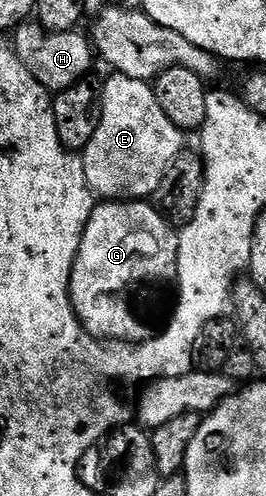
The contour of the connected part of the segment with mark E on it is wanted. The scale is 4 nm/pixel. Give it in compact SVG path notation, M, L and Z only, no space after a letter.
M118 72L111 74L108 82L103 82L100 91L100 122L98 131L94 131L94 139L82 150L86 183L93 194L104 201L139 201L151 198L158 191L158 183L162 183L162 175L174 163L180 153L185 152L185 134L162 111L156 98L156 90L147 81L130 79Z

